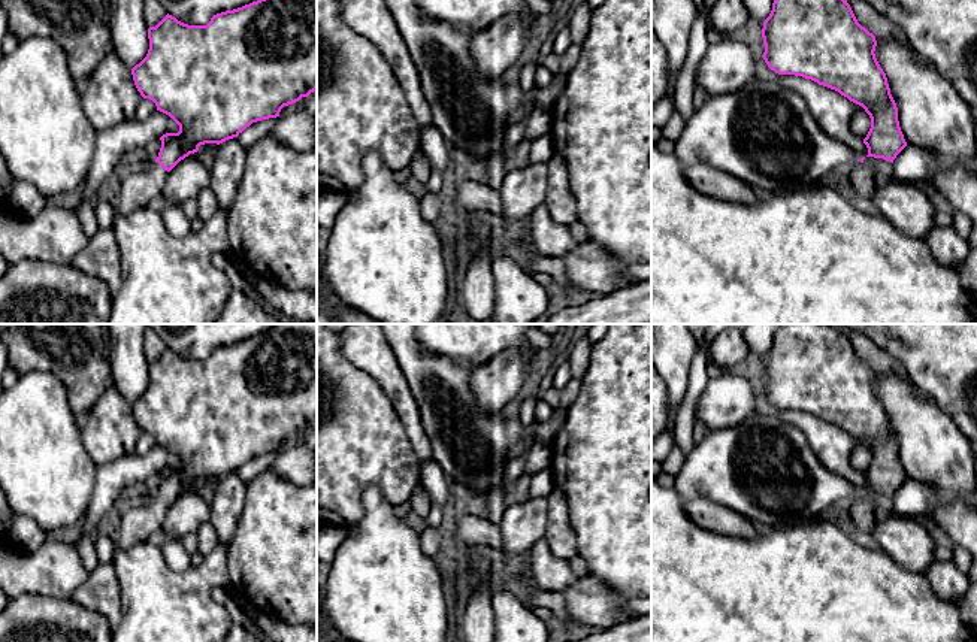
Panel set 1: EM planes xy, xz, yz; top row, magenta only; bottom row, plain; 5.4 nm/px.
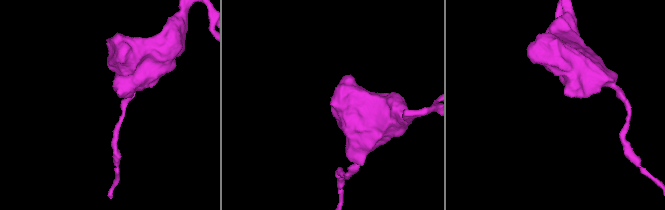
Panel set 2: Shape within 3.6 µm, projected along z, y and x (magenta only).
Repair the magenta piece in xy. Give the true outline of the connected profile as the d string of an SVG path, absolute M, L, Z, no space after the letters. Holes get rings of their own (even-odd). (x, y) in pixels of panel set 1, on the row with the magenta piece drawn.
M257 0L217 13L206 25L188 25L167 13L148 28L148 39L146 57L131 69L134 85L143 99L152 100L157 110L179 125L179 131L163 134L155 161L145 170L127 173L118 184L114 194L115 218L148 206L161 194L167 173L197 152L200 145L220 145L238 137L252 122L279 116L284 106L317 90L317 0Z

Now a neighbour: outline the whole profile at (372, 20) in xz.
M341 0L344 22L367 39L391 66L406 102L420 125L432 125L430 106L423 94L420 75L384 0Z

